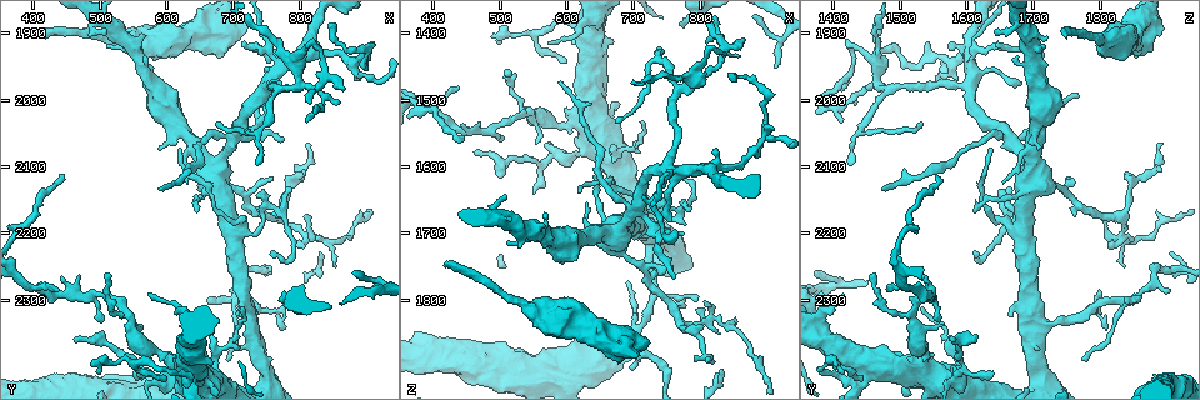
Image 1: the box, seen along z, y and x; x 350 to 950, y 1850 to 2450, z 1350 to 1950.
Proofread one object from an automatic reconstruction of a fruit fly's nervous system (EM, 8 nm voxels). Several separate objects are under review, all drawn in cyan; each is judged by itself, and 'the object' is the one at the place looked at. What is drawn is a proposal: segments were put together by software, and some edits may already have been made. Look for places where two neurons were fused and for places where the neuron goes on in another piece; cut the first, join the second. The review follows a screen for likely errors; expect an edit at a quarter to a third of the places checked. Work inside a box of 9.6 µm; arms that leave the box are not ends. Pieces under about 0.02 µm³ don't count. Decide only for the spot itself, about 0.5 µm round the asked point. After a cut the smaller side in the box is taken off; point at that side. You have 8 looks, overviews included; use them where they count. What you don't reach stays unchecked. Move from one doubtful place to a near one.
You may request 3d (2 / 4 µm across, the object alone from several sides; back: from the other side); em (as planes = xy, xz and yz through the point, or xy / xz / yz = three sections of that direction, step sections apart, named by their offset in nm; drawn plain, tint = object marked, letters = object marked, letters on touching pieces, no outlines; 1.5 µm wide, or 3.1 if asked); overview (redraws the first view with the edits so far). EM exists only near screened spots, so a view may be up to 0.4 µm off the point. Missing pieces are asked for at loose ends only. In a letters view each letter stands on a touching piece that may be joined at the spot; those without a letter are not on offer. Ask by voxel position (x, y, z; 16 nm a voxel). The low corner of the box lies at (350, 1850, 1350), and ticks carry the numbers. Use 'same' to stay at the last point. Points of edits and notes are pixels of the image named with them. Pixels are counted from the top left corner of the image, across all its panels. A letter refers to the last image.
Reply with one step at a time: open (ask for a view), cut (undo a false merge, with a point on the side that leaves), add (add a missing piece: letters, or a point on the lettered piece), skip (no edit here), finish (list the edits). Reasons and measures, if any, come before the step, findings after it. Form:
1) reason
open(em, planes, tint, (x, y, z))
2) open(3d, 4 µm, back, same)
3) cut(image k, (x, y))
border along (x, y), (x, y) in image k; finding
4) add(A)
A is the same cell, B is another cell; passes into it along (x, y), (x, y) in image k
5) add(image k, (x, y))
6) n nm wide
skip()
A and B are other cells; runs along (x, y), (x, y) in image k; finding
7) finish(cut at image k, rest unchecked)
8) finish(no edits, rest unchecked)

thin end
open(em, xy, step 8, letters, (465, 2360, 1580))

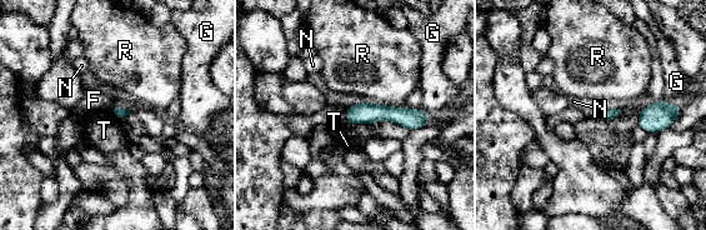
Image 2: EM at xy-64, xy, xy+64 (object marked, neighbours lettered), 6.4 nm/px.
open(em, planes, letters, same)

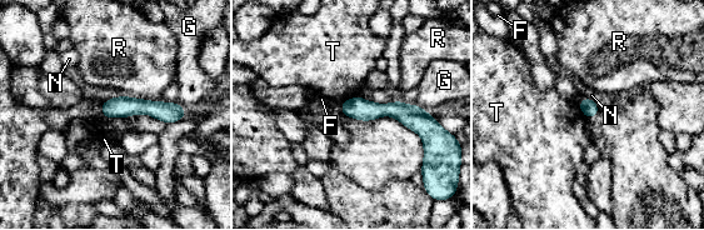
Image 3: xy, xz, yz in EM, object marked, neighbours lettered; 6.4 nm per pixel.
100 nm wide
skip()
F, G, N, R and T are other cells; runs along (344, 105), (427, 116) in image 3; none of them fits

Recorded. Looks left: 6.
tapers out
open(3d, 4 µm, back, (645, 2170, 1610))

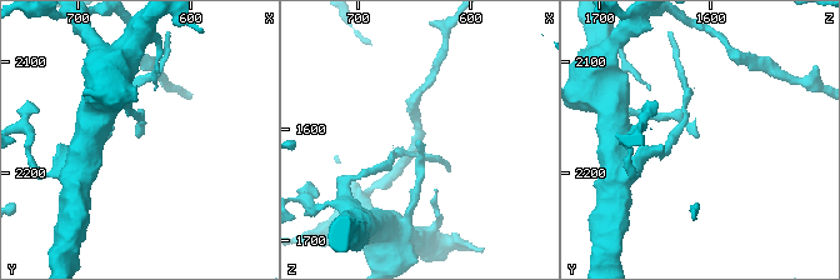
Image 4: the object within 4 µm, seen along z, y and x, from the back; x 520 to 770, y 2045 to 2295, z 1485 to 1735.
open(em, planes, letters, (646, 2168, 1608))

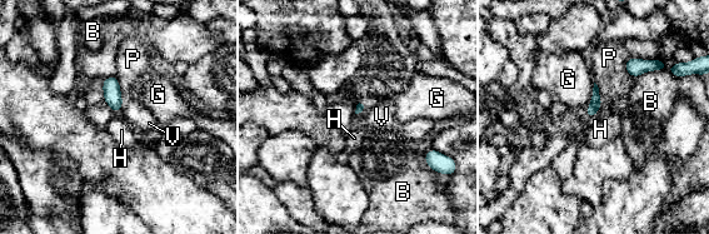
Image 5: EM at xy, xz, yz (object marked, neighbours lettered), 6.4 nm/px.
G touches over 220 nm
skip()
B, G, H, P and V are other cells; border along (594, 81), (590, 103), (584, 113) in image 5; none of them fits

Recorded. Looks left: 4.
thick turns thin
open(em, planes, letters, (815, 1915, 1425))

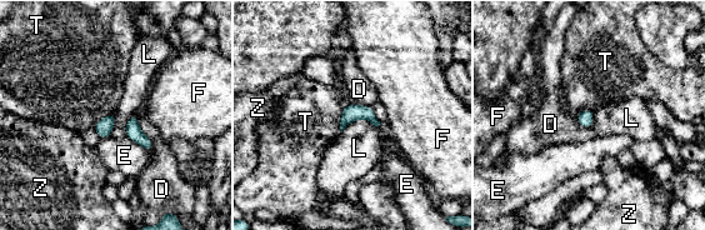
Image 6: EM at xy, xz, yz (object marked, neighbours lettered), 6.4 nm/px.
110 nm wide
skip()
D, E, F, L, T and Z are other cells; border along (378, 126), (355, 119), (341, 133) in image 6; one neuron here

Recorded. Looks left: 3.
finish(no edits, rest unchecked)

